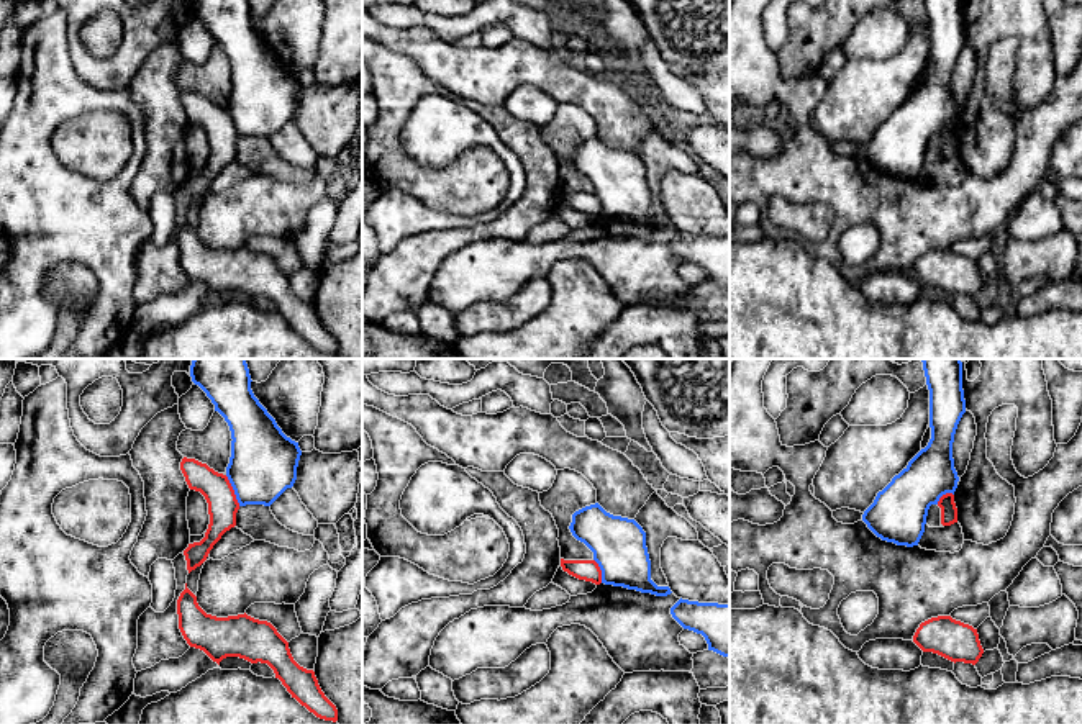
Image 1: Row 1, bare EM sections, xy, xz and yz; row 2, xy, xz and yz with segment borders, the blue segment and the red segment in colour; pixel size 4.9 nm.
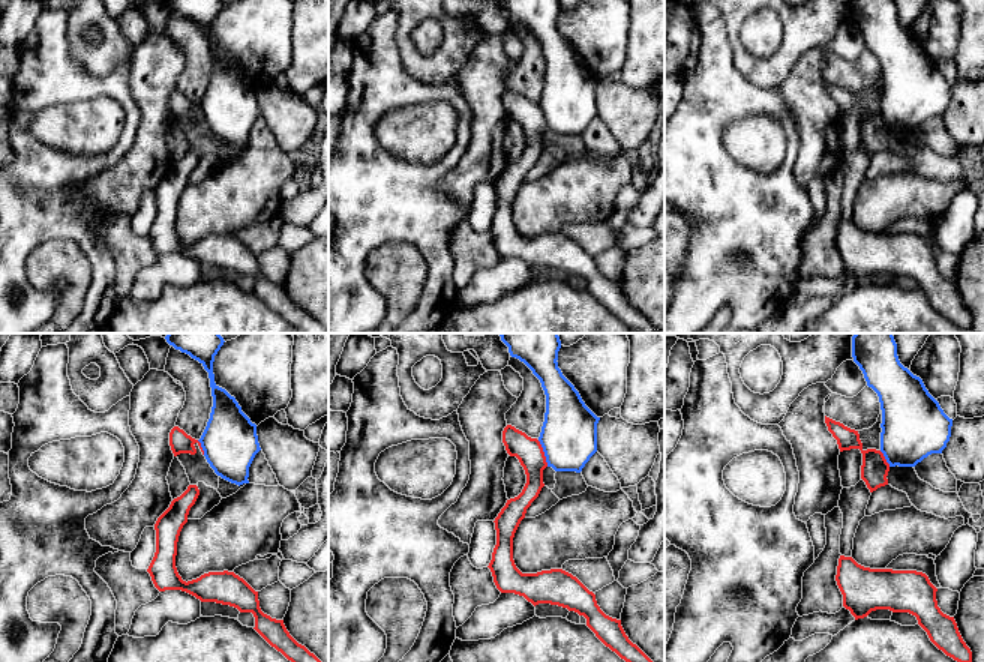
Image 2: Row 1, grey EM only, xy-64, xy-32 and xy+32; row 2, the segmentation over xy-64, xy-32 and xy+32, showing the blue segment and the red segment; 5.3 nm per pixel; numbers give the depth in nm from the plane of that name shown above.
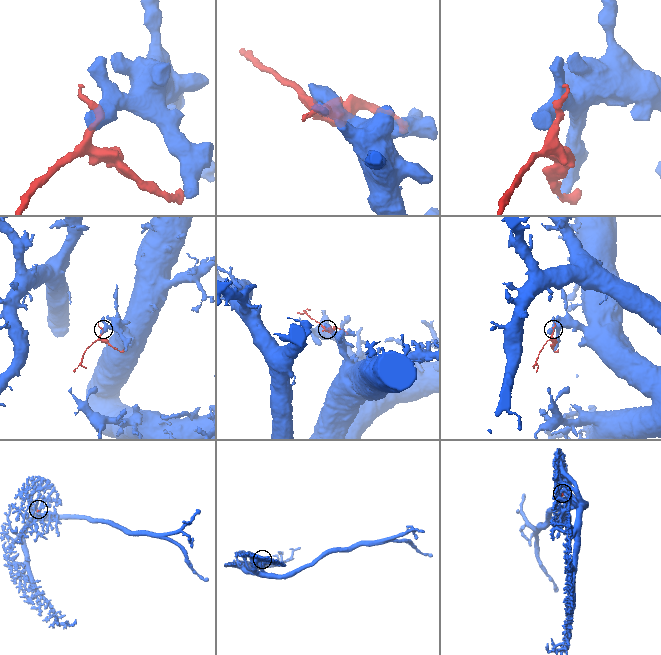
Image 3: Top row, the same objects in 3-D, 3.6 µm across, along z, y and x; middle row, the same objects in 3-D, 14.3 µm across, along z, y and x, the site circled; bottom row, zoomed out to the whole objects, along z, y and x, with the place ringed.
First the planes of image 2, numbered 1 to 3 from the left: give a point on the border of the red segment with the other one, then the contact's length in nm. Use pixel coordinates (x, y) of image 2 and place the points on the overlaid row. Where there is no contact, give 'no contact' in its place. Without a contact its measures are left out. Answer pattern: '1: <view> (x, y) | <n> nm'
1: xy-64 (201, 446) | 90 nm
2: xy-32 (545, 454) | 160 nm
3: xy+32 (885, 458) | 110 nm

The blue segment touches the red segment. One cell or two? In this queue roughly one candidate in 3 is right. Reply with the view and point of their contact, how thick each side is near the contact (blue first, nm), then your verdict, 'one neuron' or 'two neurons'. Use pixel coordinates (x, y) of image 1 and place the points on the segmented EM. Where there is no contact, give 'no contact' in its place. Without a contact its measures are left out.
xy (233, 488) | 320/150 nm | one neuron

